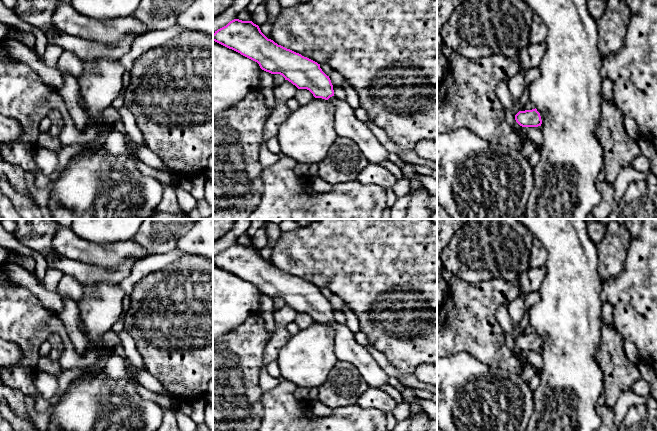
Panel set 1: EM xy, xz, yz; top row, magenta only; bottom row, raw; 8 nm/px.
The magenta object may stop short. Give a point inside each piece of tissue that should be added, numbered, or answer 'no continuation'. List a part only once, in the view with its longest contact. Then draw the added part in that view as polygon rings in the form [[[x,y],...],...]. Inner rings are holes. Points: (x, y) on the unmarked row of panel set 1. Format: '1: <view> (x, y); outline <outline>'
1: xz (347, 348); outline [[[335,320],[328,324],[335,330],[334,347],[337,358],[354,365],[370,387],[388,384],[389,376],[366,348],[355,340],[354,333]]]

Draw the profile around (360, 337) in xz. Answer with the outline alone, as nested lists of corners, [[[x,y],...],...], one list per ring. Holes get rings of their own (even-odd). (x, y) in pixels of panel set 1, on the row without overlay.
[[[362,331],[355,333],[354,337],[355,337],[355,340],[365,348],[368,347],[369,345],[371,345],[369,343],[366,335]]]

